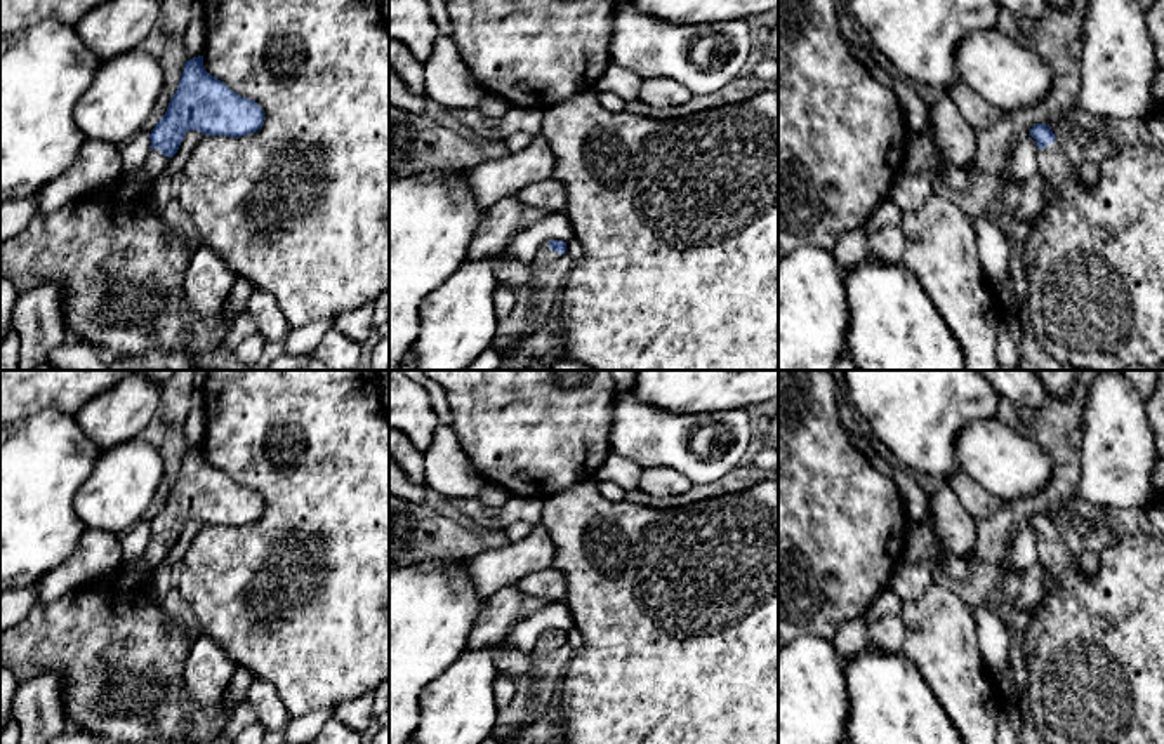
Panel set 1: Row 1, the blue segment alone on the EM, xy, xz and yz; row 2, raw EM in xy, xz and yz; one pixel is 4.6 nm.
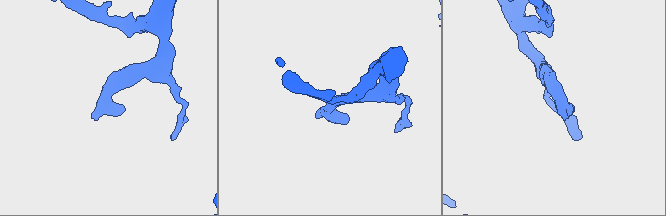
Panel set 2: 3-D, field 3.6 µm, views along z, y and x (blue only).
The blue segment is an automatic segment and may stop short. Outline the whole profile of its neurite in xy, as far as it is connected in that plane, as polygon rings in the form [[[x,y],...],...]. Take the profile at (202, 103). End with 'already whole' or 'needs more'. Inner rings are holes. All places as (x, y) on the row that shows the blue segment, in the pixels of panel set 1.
[[[203,56],[186,61],[177,90],[149,134],[151,153],[141,181],[130,183],[120,176],[56,212],[36,214],[19,235],[0,243],[0,275],[19,294],[40,282],[59,283],[66,292],[63,313],[71,339],[109,356],[141,356],[158,349],[195,358],[214,351],[224,344],[238,316],[228,309],[228,299],[215,316],[203,316],[189,306],[184,273],[191,252],[160,210],[151,207],[153,188],[188,130],[241,137],[257,132],[262,123],[264,110],[207,73]]]; needs more

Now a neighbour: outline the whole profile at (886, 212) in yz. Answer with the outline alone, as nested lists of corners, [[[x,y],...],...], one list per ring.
[[[890,195],[884,196],[865,224],[869,236],[888,226],[898,226],[902,223],[902,217],[903,217],[903,212],[891,200],[891,196]]]

